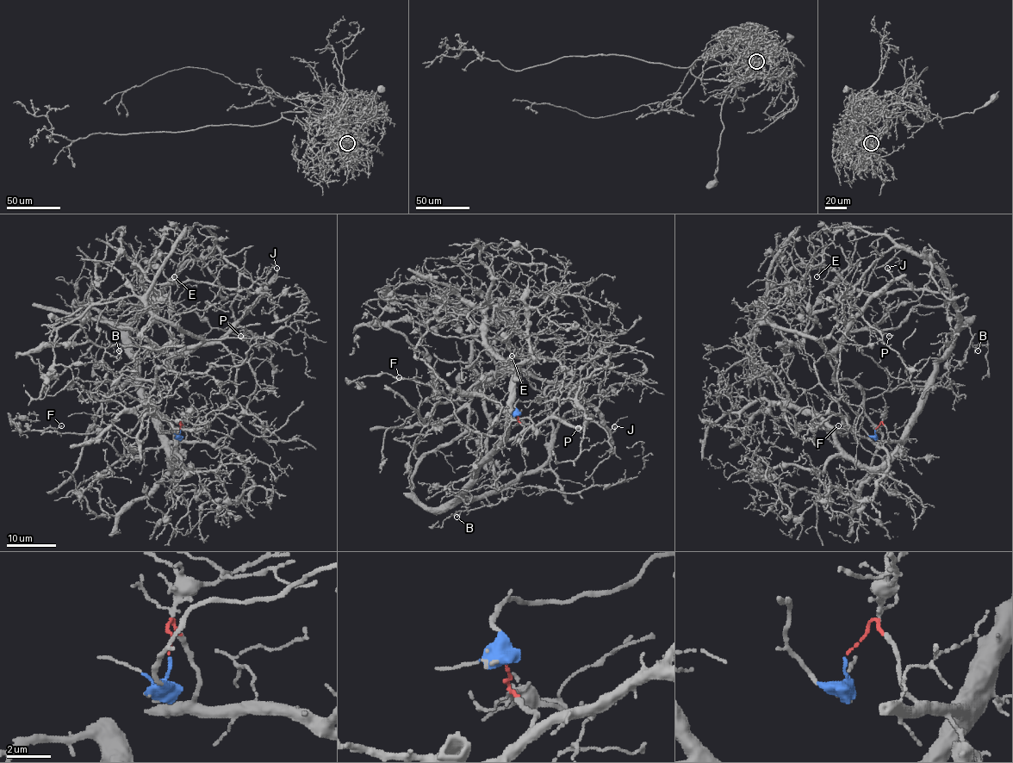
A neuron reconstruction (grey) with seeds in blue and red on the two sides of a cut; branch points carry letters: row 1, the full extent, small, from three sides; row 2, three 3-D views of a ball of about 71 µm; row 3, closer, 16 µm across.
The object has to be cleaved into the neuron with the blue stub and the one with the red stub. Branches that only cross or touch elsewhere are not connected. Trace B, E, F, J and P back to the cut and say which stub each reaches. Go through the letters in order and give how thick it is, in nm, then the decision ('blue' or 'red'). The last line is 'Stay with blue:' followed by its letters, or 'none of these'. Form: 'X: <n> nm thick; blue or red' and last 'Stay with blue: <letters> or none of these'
B: 140 nm thick; red
E: 120 nm thick; red
F: 100 nm thick; blue
J: 170 nm thick; blue
P: 130 nm thick; red
Stay with blue: F, J

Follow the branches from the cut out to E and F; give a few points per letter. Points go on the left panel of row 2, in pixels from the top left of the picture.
E: (180, 429), (170, 441), (143, 393), (128, 325), (211, 254), (207, 228), (188, 235), (191, 261), (174, 276)
F: (180, 430), (235, 393), (236, 365), (219, 343), (114, 388), (94, 431), (61, 425)

